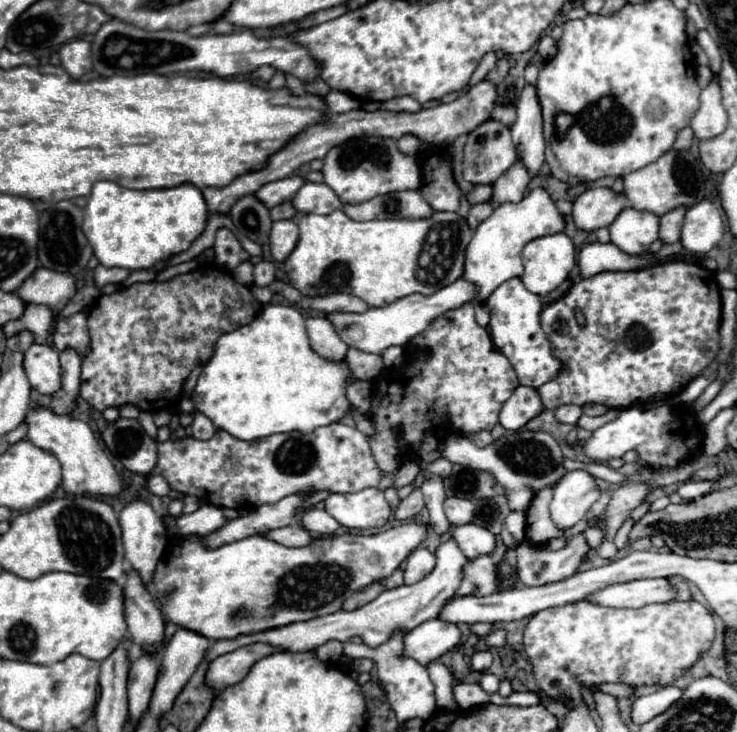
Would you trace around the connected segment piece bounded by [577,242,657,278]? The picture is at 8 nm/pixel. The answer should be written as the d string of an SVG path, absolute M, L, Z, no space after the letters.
M611 242L585 244L577 258L581 278L589 278L589 276L595 276L595 274L607 272L607 270L639 270L639 268L651 266L655 262L657 260L651 254L639 254L639 256L623 254L623 250L619 250Z

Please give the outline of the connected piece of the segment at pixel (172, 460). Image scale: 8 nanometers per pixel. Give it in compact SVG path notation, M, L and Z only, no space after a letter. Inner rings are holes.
M141 412L137 420L143 430L155 438L159 450L159 462L149 476L159 474L173 490L221 508L241 508L245 504L257 508L263 504L275 504L289 494L309 490L359 492L377 486L383 476L371 454L369 438L343 422L321 426L311 434L273 434L253 442L237 440L225 430L217 430L211 440L185 436L181 440L159 442L151 414Z

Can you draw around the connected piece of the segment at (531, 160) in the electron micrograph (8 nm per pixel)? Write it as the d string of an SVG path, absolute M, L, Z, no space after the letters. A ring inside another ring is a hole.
M525 86L517 102L517 120L511 128L517 156L531 174L537 174L545 162L545 140L541 106L535 94L535 86Z

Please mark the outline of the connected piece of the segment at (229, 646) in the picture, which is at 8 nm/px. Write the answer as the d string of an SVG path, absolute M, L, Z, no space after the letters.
M447 540L443 542L437 552L437 564L433 568L433 572L429 576L425 576L423 580L419 580L413 586L397 586L391 590L383 590L383 594L379 594L375 600L371 600L369 604L357 608L357 610L339 610L335 614L327 614L327 616L319 616L319 618L311 618L305 622L295 622L295 624L287 624L283 628L273 628L273 630L265 630L259 634L251 634L251 636L239 636L235 640L219 640L213 644L213 648L207 652L207 660L215 660L221 654L227 654L235 648L241 648L245 644L255 644L255 642L265 642L271 646L281 646L289 652L309 652L315 650L317 646L329 642L329 640L339 640L339 642L347 642L353 636L359 636L363 640L363 644L367 644L369 648L377 648L383 642L387 642L391 638L391 634L395 630L403 630L409 632L415 626L423 624L425 620L437 618L443 604L455 596L461 580L463 580L463 566L469 562L463 552L459 550L459 546L455 544L455 540Z

